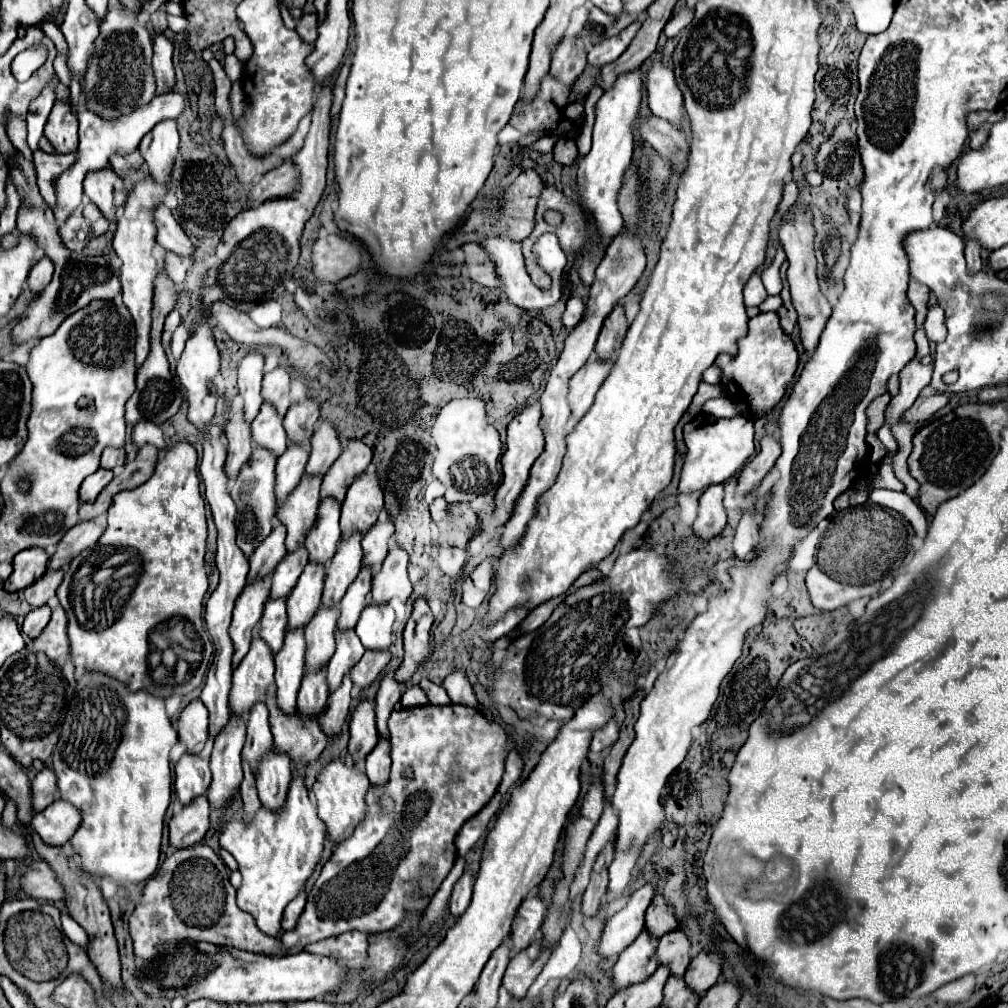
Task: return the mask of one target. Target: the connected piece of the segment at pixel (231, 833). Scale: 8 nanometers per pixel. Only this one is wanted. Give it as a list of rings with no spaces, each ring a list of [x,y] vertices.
[[[299,770],[293,772],[287,800],[279,810],[261,806],[253,820],[243,818],[243,806],[239,804],[237,812],[227,820],[221,832],[221,846],[233,854],[243,874],[243,884],[237,890],[237,906],[255,916],[259,930],[269,936],[281,932],[281,916],[285,906],[299,896],[311,878],[317,862],[323,854],[323,842],[327,828],[317,816],[317,804],[309,800],[305,788],[305,778]]]

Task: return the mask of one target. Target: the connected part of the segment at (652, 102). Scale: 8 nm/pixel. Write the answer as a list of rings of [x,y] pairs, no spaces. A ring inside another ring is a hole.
[[[653,62],[645,76],[645,88],[651,112],[671,124],[677,124],[683,116],[683,94],[677,86],[673,70],[661,62]]]

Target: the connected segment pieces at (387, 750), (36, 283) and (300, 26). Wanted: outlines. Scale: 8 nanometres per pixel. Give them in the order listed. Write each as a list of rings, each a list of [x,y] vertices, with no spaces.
[[[379,738],[377,746],[367,756],[367,778],[371,784],[385,784],[389,780],[389,768],[391,768],[391,744],[389,738]]]
[[[43,256],[43,258],[31,268],[31,272],[29,272],[29,288],[31,288],[33,294],[41,292],[41,290],[49,284],[49,280],[53,278],[53,270],[55,270],[55,266],[53,266],[53,262],[51,262],[47,256]]]
[[[305,14],[299,22],[297,22],[297,28],[295,32],[299,34],[299,38],[305,42],[305,44],[315,44],[317,40],[317,14]]]

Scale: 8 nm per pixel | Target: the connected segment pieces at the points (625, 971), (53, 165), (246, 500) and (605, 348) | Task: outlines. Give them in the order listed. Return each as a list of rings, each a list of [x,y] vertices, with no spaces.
[[[643,930],[637,940],[619,954],[619,960],[613,968],[615,988],[623,988],[635,982],[647,980],[657,970],[657,938]]]
[[[77,150],[69,154],[47,154],[47,152],[35,152],[35,170],[37,170],[37,184],[41,190],[41,196],[49,208],[57,206],[55,196],[55,180],[65,172],[77,158]]]
[[[255,446],[247,464],[243,464],[237,482],[231,490],[231,498],[237,506],[237,546],[249,558],[253,550],[269,536],[273,528],[273,518],[277,510],[277,496],[275,496],[275,464],[277,458],[263,446]]]
[[[615,306],[613,312],[603,322],[603,328],[601,328],[601,334],[599,334],[599,340],[595,346],[597,356],[599,358],[611,358],[613,352],[617,348],[621,348],[621,342],[625,338],[627,328],[629,328],[629,324],[625,318],[625,310],[621,306]]]

